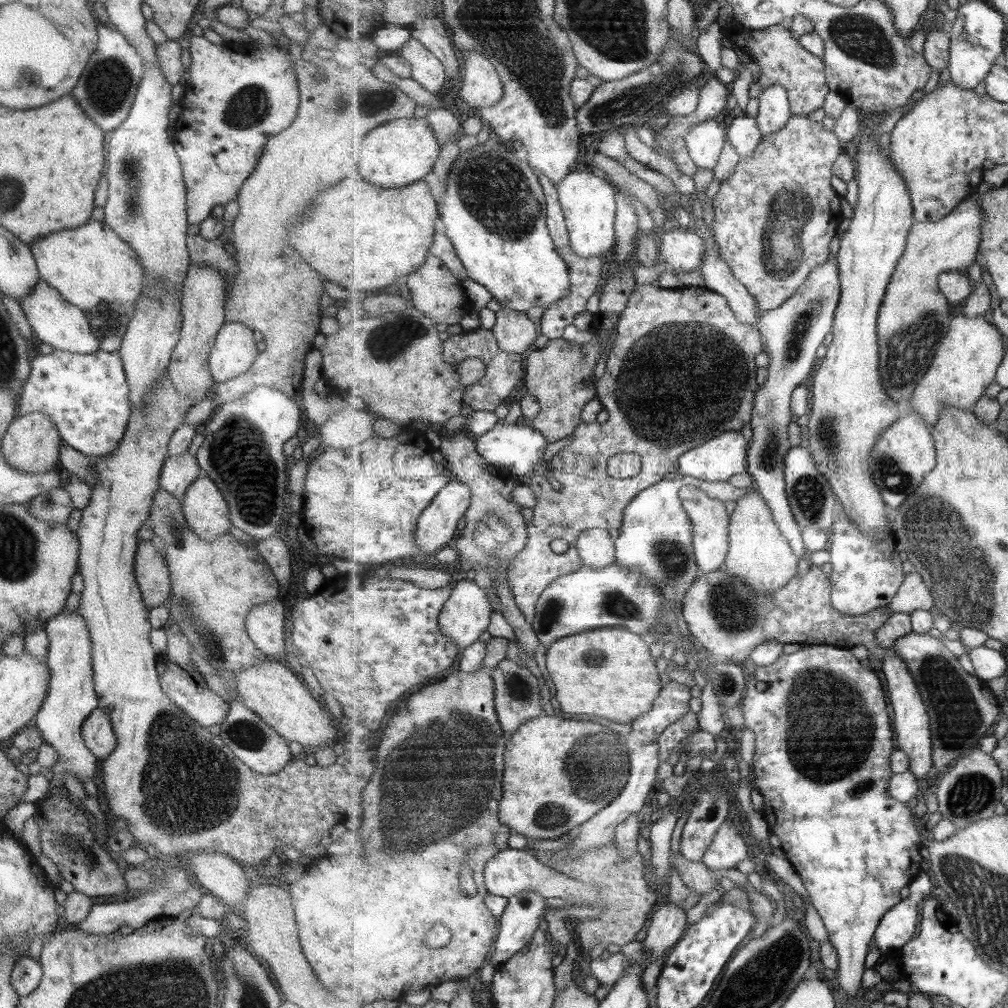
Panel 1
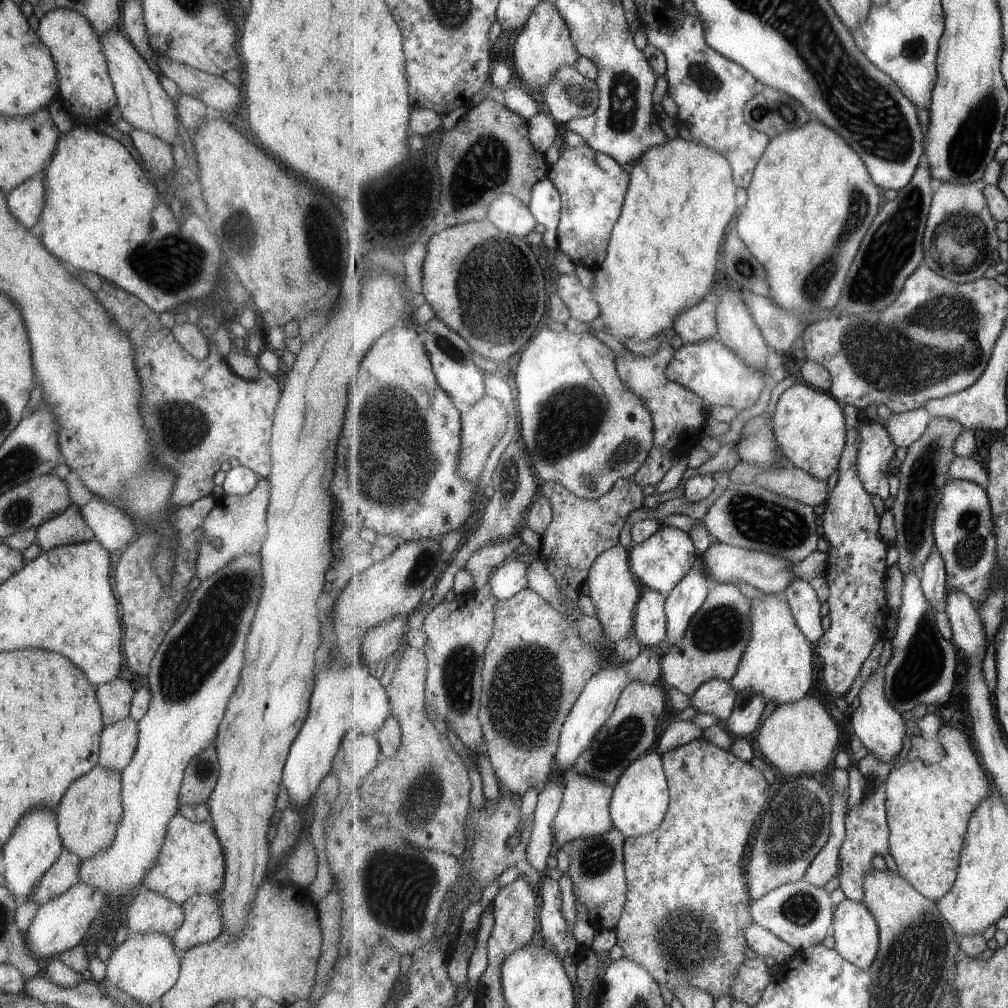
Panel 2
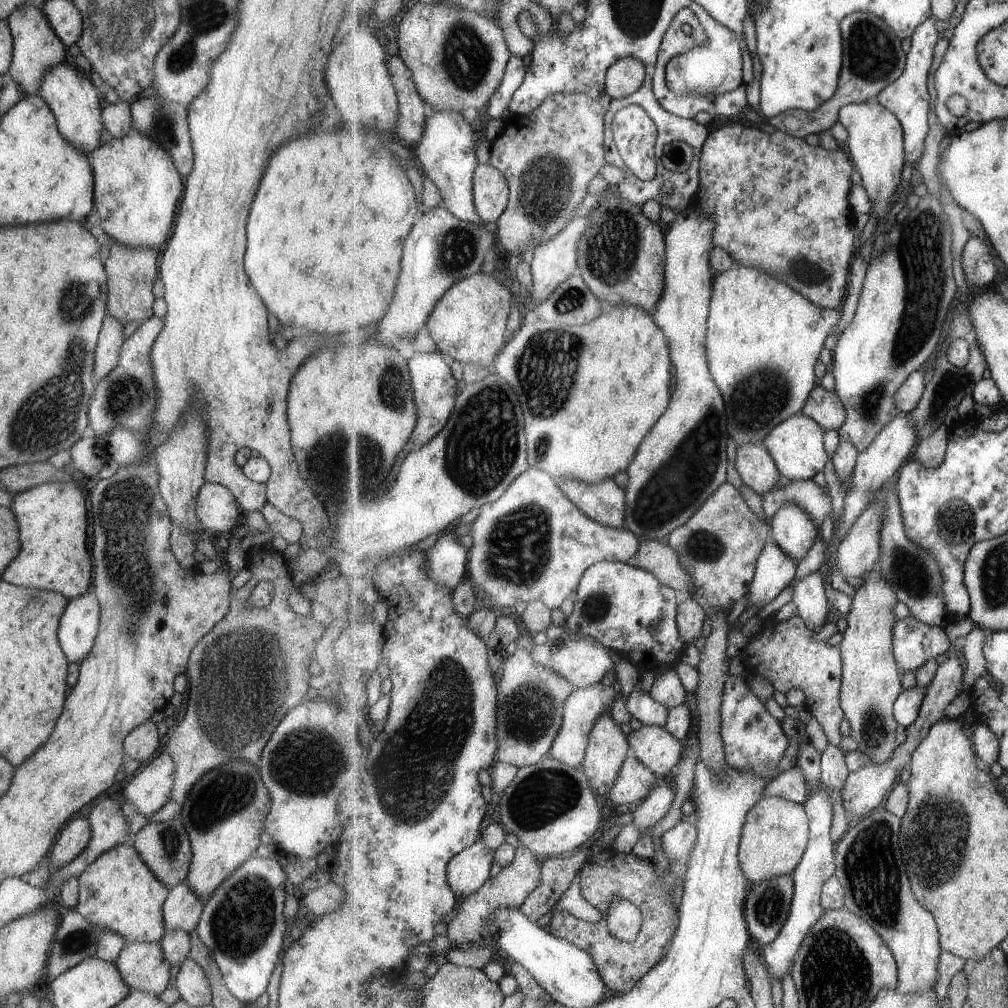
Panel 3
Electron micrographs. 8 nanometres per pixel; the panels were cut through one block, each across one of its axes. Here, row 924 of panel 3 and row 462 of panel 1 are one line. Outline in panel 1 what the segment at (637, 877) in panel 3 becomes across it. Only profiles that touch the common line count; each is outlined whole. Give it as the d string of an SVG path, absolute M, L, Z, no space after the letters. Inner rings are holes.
M651 284L637 285L618 326L619 334L609 354L607 371L596 384L598 400L609 412L609 420L605 424L581 422L571 434L570 444L551 456L551 469L546 474L561 484L560 491L551 489L544 478L533 477L529 485L538 498L536 508L528 513L529 540L522 551L508 560L506 580L521 612L531 625L535 623L538 600L551 583L584 566L578 553L578 540L583 532L593 528L619 530L626 507L641 491L659 484L667 474L679 472L681 455L726 432L742 431L753 420L755 396L760 391L757 384L759 366L755 358L765 351L764 340L759 329L736 317L729 301L721 293L712 292L705 286L684 286L669 290ZM621 453L642 456L641 474L624 480L612 478L608 474L608 460ZM557 538L569 542L566 552L555 554L549 547Z

